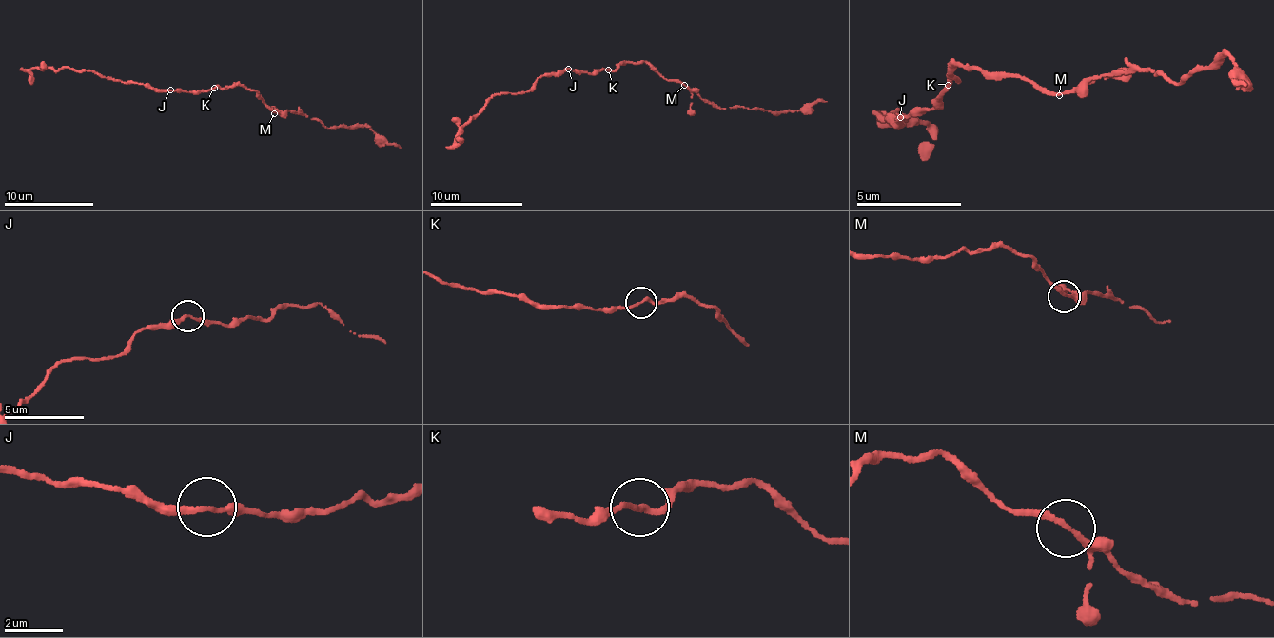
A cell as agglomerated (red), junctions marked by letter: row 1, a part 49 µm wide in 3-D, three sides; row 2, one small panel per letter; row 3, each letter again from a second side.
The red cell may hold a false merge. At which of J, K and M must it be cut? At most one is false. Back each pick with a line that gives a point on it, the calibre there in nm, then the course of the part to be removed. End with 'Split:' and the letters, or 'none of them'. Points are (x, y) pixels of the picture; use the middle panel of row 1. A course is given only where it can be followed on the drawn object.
Split: none of them

